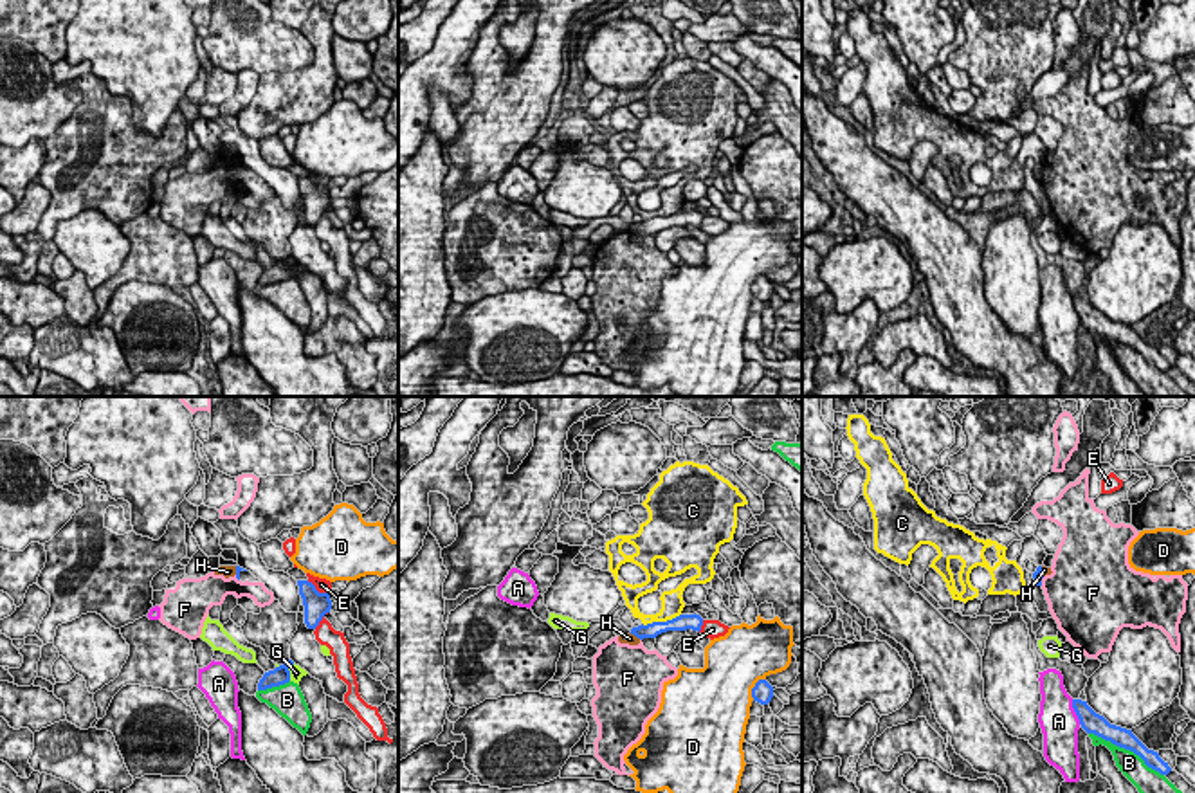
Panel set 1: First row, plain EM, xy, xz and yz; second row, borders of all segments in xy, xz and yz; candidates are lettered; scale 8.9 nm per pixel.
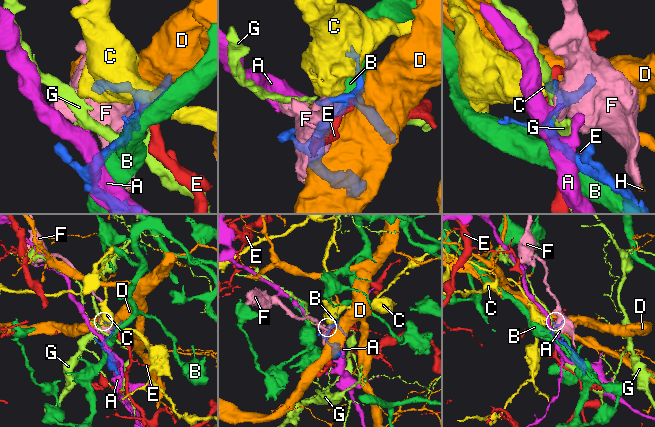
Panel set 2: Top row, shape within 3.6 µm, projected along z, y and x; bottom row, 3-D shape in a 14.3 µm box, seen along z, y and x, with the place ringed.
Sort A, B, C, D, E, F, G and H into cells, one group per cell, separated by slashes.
A / B / C / D / E / F H / G

